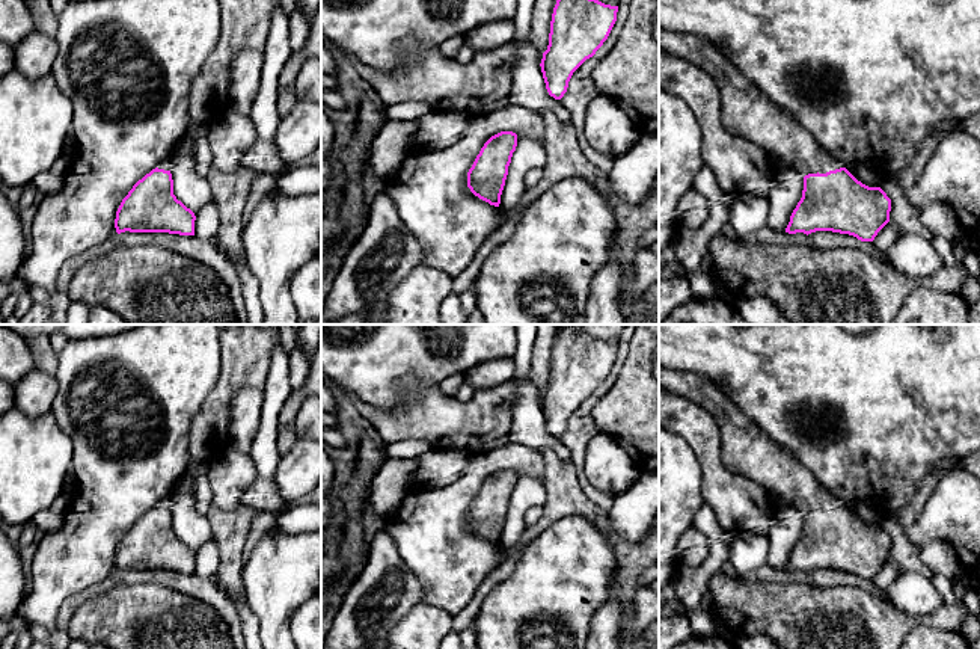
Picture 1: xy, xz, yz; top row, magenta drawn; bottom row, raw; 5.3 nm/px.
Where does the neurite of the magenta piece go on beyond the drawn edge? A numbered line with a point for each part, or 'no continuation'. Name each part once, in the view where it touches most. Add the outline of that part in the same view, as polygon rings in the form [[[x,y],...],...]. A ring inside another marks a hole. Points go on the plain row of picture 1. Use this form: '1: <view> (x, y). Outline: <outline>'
1: yz (745, 450). Outline: [[[659,368],[659,385],[703,408],[718,424],[724,465],[763,486],[772,500],[808,512],[844,506],[786,450],[761,432],[713,380]]]

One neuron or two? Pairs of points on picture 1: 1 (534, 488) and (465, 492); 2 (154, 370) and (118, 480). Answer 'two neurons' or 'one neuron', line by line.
1: two neurons
2: one neuron

